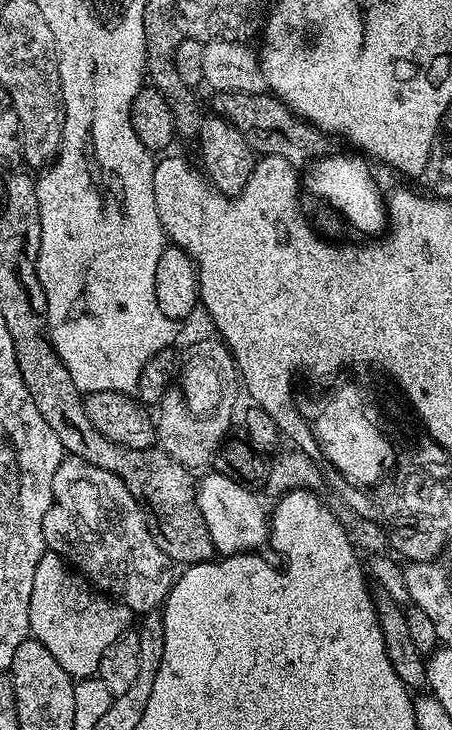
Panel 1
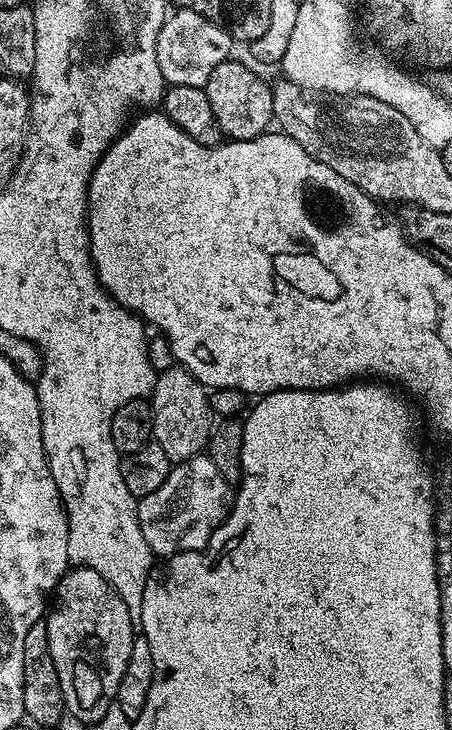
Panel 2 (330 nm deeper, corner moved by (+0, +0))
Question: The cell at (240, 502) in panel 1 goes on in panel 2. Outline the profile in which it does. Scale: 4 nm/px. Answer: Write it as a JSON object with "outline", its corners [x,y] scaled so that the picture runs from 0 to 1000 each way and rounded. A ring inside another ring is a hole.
{"outline":[[[458,622],[396,632],[341,677],[308,681],[301,703],[314,721],[314,737],[323,737],[332,753],[354,764],[398,756],[449,756],[473,726],[504,707],[515,684],[515,664],[491,655],[482,638],[473,638]]]}

